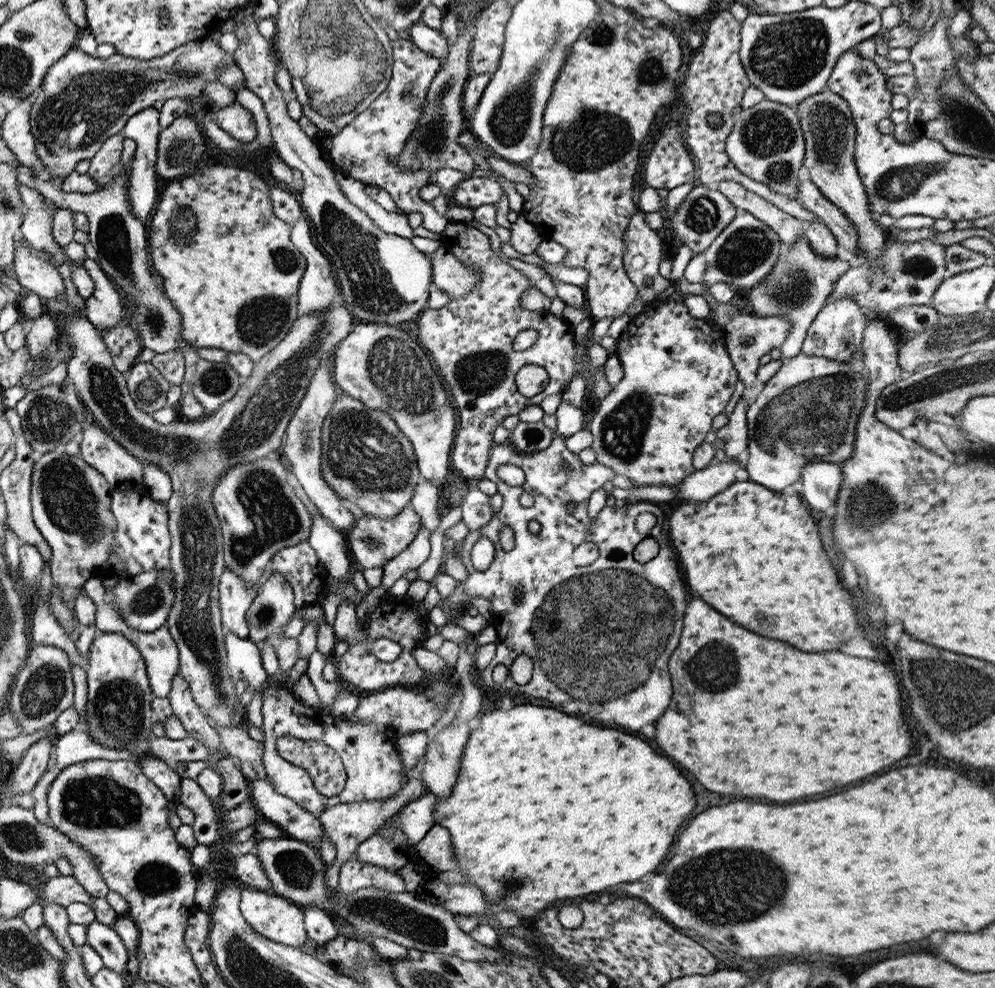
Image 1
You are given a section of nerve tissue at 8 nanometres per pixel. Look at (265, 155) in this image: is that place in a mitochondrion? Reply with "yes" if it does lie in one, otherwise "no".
no

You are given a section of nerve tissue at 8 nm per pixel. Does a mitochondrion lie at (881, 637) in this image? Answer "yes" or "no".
no

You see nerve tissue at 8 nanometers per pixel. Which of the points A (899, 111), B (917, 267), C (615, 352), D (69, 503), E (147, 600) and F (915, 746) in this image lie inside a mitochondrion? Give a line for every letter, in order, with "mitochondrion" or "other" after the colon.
A: other
B: mitochondrion
C: other
D: mitochondrion
E: mitochondrion
F: other

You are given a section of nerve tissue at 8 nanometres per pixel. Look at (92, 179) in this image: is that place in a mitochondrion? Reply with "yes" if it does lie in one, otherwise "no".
no

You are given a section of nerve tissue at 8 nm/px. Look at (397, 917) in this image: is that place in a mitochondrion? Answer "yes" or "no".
yes

